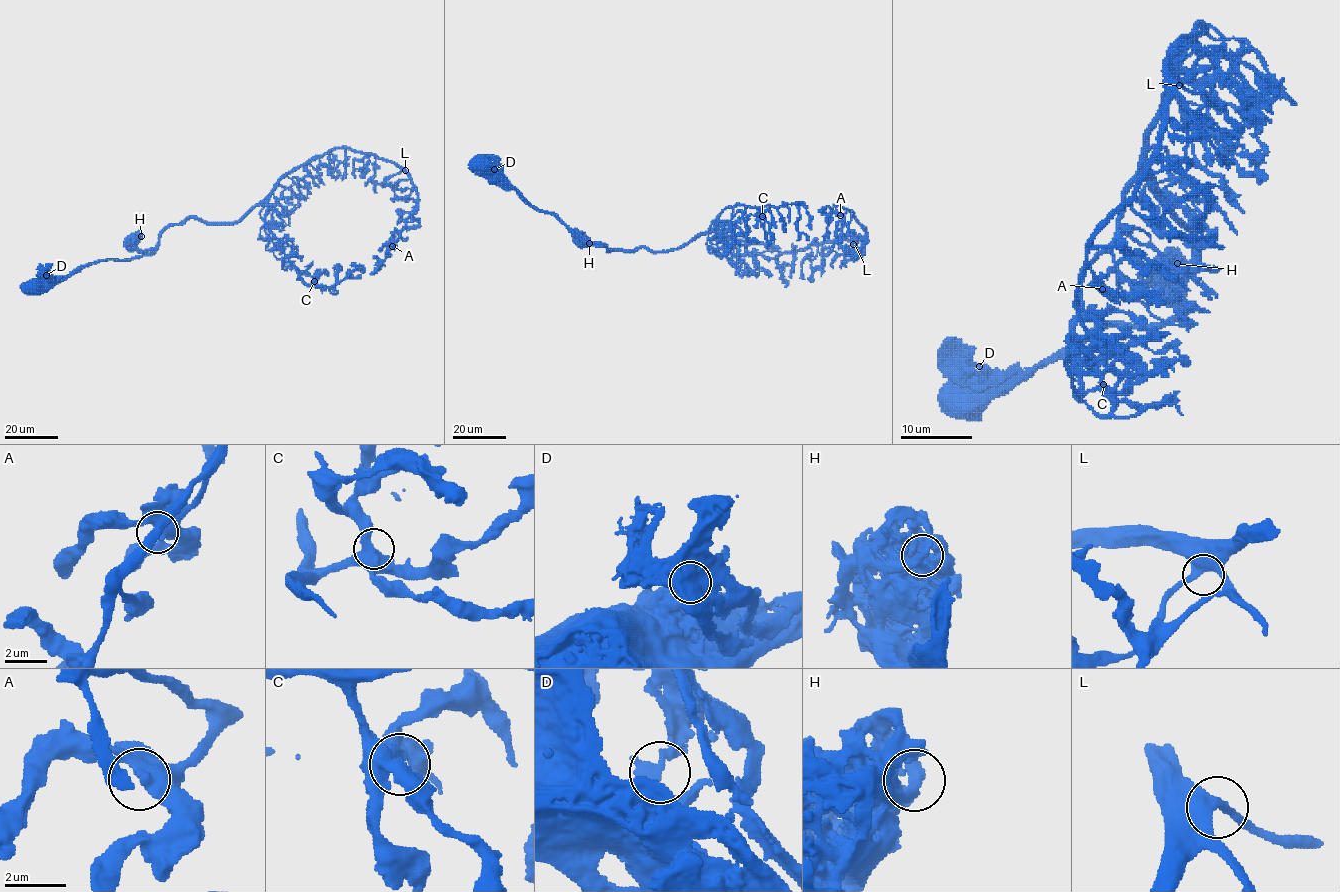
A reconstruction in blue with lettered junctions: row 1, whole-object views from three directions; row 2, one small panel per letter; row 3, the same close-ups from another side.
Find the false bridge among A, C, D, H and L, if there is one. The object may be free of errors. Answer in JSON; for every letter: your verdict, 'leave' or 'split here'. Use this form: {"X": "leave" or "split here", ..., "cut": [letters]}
{"A": "leave", "C": "leave", "D": "split here", "H": "leave", "L": "leave", "cut": ["D"]}

